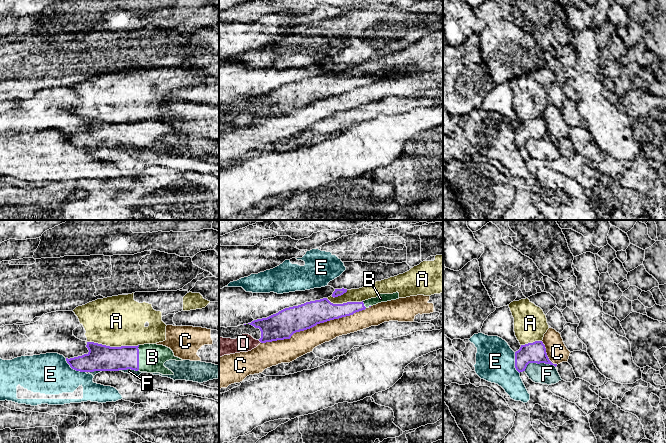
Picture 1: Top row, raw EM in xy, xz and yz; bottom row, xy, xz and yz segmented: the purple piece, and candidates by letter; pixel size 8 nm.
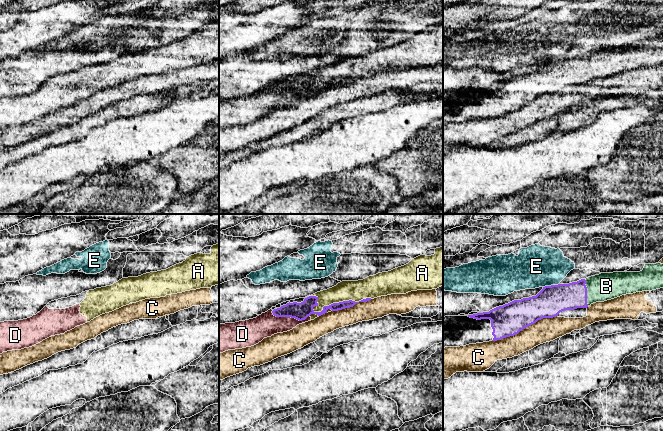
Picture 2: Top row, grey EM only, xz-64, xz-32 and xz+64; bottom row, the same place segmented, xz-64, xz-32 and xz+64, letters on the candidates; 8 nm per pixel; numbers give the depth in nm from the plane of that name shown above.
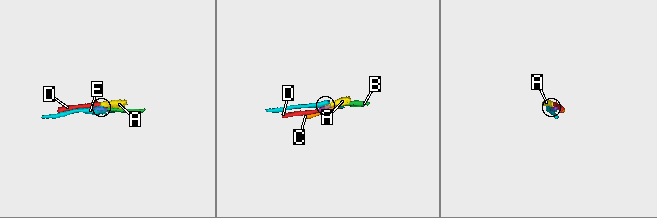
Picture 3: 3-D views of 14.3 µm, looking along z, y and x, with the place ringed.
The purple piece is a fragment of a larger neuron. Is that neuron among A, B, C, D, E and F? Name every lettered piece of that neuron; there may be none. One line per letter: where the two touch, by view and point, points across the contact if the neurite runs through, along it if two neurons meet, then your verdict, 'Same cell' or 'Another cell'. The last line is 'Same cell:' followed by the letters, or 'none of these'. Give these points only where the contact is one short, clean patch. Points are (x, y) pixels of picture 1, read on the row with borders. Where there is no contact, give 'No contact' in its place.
A: Touches purple at xy (113, 347). Another cell
B: Touches purple at xy (138, 358). Path across: xy (107, 358), (138, 358), (152, 357). Same cell
C: Touches purple at xz (313, 326). Another cell
D: Touches purple at xz (260, 341). Another cell
E: Touches purple at xy (74, 369). Another cell
F: Touches purple at yz (538, 363). Boundary: yz (555, 367), (544, 363), (529, 363), (524, 370). Another cell
Same cell: B

